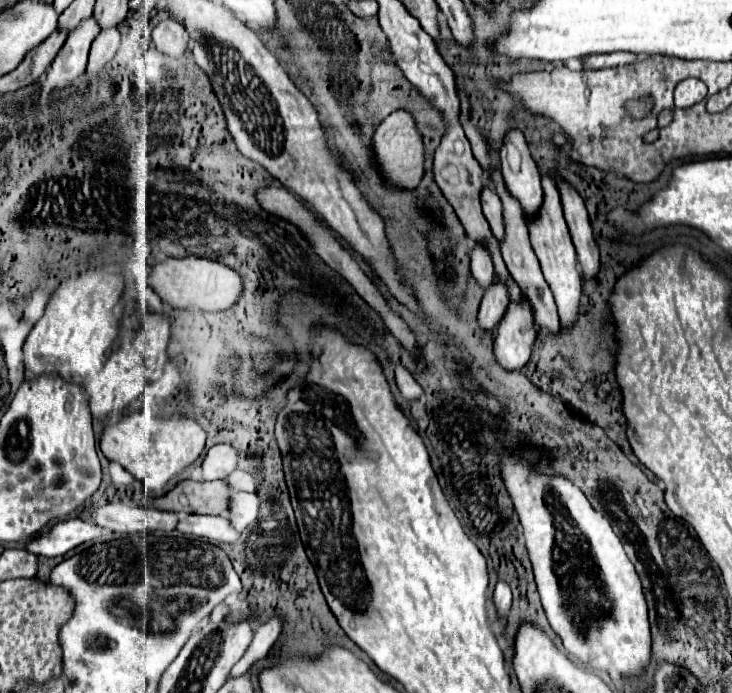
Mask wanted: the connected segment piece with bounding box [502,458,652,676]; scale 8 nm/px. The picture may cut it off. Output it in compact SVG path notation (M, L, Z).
M506 458L502 462L502 480L520 516L522 536L526 540L546 618L552 630L560 636L566 652L592 672L606 672L608 676L642 676L652 660L646 598L640 578L610 522L588 504L588 498L570 480L562 476L542 476L526 464Z

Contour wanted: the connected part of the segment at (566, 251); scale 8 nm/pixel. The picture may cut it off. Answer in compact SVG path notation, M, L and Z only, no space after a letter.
M542 176L542 188L544 188L544 206L538 212L538 216L528 224L530 228L530 242L532 250L536 252L540 260L540 268L544 274L544 280L548 282L556 306L558 306L558 316L562 328L572 328L580 316L580 296L582 296L582 272L576 260L576 252L568 234L568 226L562 214L562 202L560 202L560 192L554 186L554 182L548 176Z

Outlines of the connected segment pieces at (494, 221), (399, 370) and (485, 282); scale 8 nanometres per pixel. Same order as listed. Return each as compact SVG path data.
M492 188L482 190L482 212L490 224L490 230L498 242L504 242L504 216L500 196Z
M396 366L396 386L398 386L402 398L406 398L408 402L420 400L424 394L420 384L412 378L412 374L404 366Z
M474 244L474 250L472 250L472 276L484 290L494 282L494 268L492 268L490 254L484 246L478 246L478 244Z

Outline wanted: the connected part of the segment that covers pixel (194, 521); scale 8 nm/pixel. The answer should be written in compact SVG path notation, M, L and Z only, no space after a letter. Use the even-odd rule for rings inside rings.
M188 514L180 518L180 524L176 528L180 534L206 540L212 544L234 544L240 538L240 532L232 526L232 522L226 516L196 516Z

